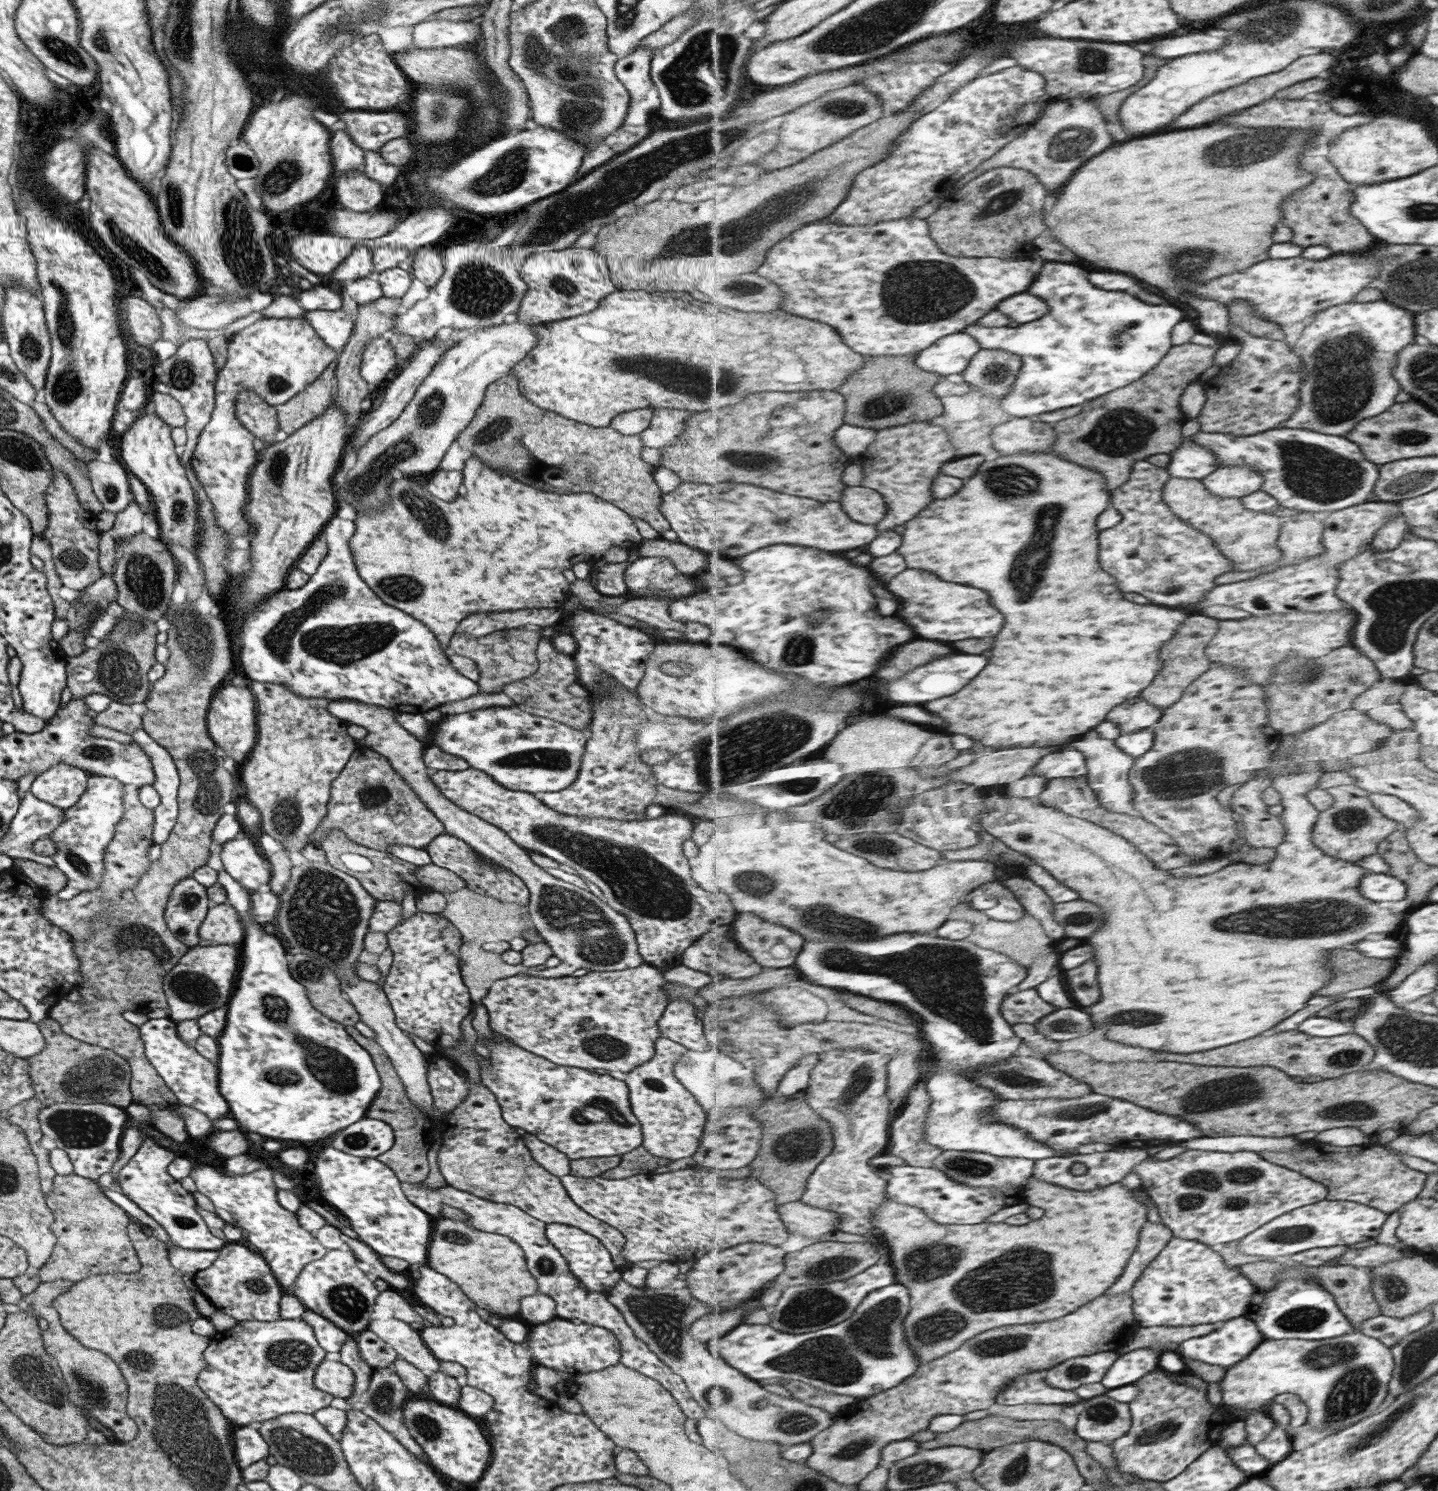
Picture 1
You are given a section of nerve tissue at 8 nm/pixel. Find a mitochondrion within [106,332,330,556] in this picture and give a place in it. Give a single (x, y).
(181, 374)

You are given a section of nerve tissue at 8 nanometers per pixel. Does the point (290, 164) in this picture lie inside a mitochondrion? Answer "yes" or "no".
yes

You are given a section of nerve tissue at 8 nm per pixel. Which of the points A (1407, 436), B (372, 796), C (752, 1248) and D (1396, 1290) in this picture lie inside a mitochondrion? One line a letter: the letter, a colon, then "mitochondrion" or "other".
A: mitochondrion
B: mitochondrion
C: other
D: mitochondrion

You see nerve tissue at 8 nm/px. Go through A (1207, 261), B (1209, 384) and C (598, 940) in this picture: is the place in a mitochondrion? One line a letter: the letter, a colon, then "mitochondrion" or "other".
A: mitochondrion
B: other
C: mitochondrion

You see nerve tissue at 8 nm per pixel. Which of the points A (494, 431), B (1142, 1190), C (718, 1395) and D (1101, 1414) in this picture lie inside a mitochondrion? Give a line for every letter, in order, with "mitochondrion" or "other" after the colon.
A: mitochondrion
B: other
C: mitochondrion
D: mitochondrion

